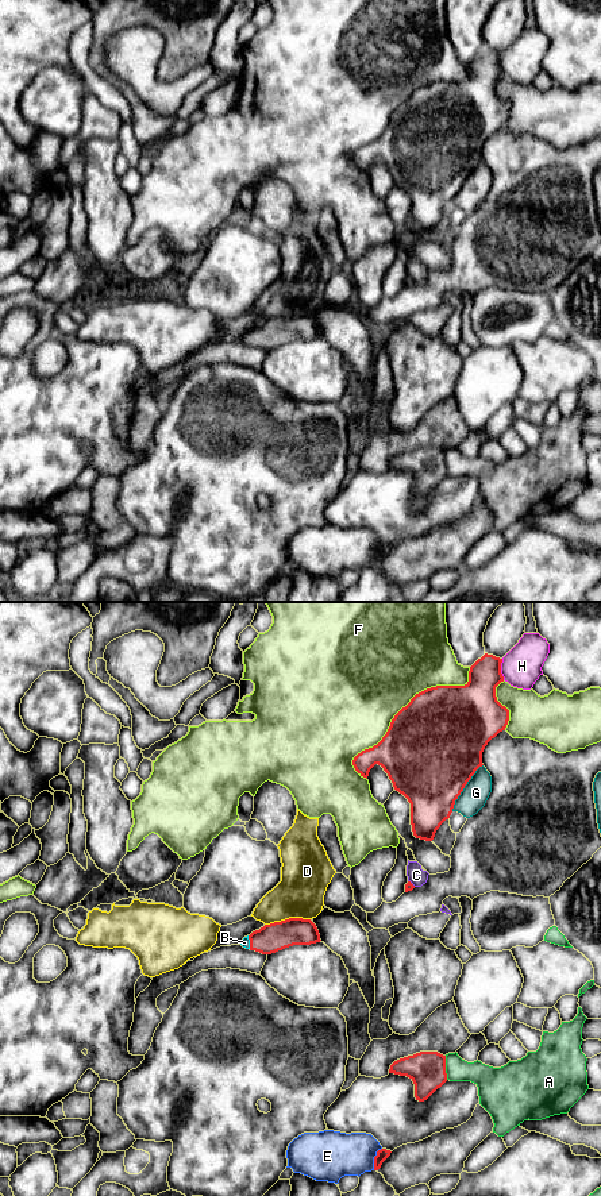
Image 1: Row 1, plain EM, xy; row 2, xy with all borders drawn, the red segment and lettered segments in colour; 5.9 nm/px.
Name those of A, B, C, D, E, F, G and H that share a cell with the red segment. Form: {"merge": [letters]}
{"merge": ["B"]}

